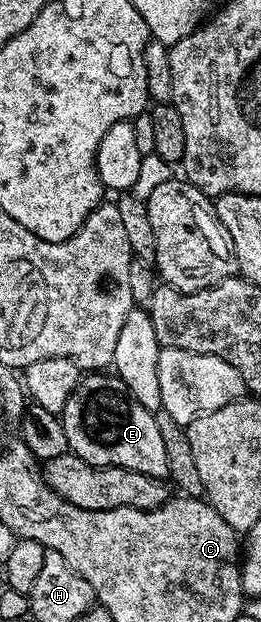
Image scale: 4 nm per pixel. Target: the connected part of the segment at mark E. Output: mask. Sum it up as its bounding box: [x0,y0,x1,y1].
[61,373,169,479]

